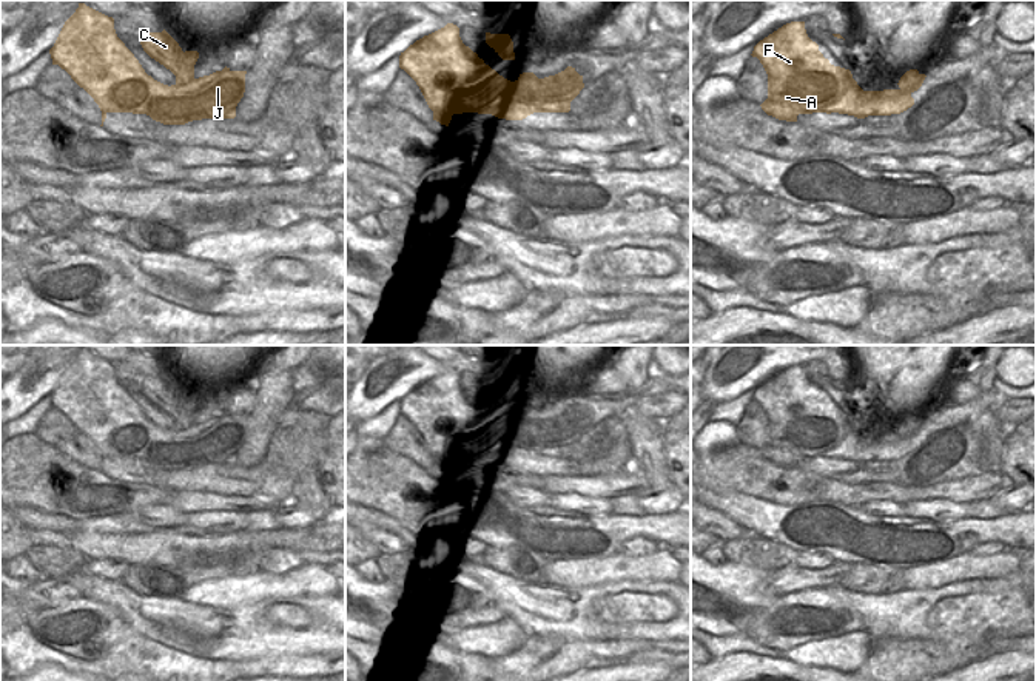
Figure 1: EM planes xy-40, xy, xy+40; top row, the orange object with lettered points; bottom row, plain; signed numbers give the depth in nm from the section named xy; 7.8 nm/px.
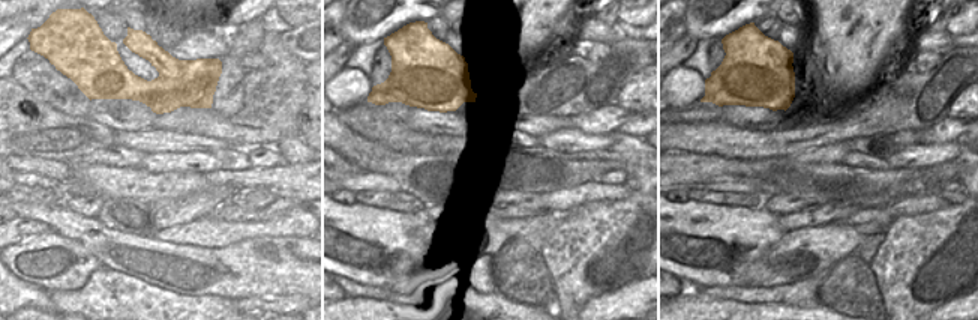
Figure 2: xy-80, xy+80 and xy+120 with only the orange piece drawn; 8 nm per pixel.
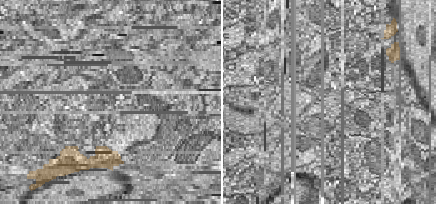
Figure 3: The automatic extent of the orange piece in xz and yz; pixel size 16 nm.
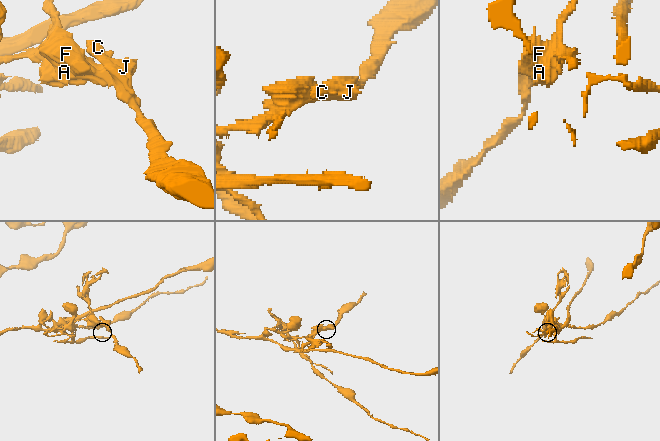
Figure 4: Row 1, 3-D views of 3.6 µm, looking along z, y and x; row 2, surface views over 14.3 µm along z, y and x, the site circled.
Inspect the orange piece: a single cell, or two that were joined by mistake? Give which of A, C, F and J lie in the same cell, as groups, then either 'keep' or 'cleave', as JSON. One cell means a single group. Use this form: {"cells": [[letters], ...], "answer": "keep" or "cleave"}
{"cells": [["A", "F"], ["C", "J"]], "answer": "cleave"}

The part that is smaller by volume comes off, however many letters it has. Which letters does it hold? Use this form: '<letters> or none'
C, J

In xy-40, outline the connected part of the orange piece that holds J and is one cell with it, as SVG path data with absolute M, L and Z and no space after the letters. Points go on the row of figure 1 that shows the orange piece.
M163 29L143 32L143 51L176 75L171 92L157 105L153 120L163 125L185 125L202 119L234 119L236 106L245 92L247 71L224 68L210 75L194 77L197 51L182 51Z

